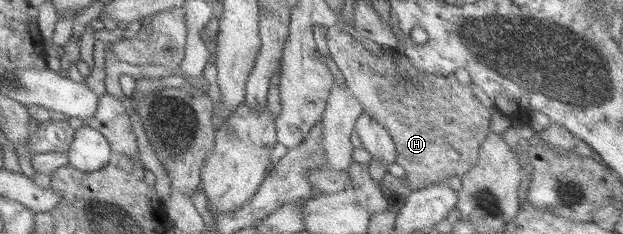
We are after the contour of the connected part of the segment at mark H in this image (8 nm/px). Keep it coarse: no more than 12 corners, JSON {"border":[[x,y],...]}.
{"border":[[325,26],[363,113],[411,191],[460,178],[490,110],[453,74],[419,73]]}

